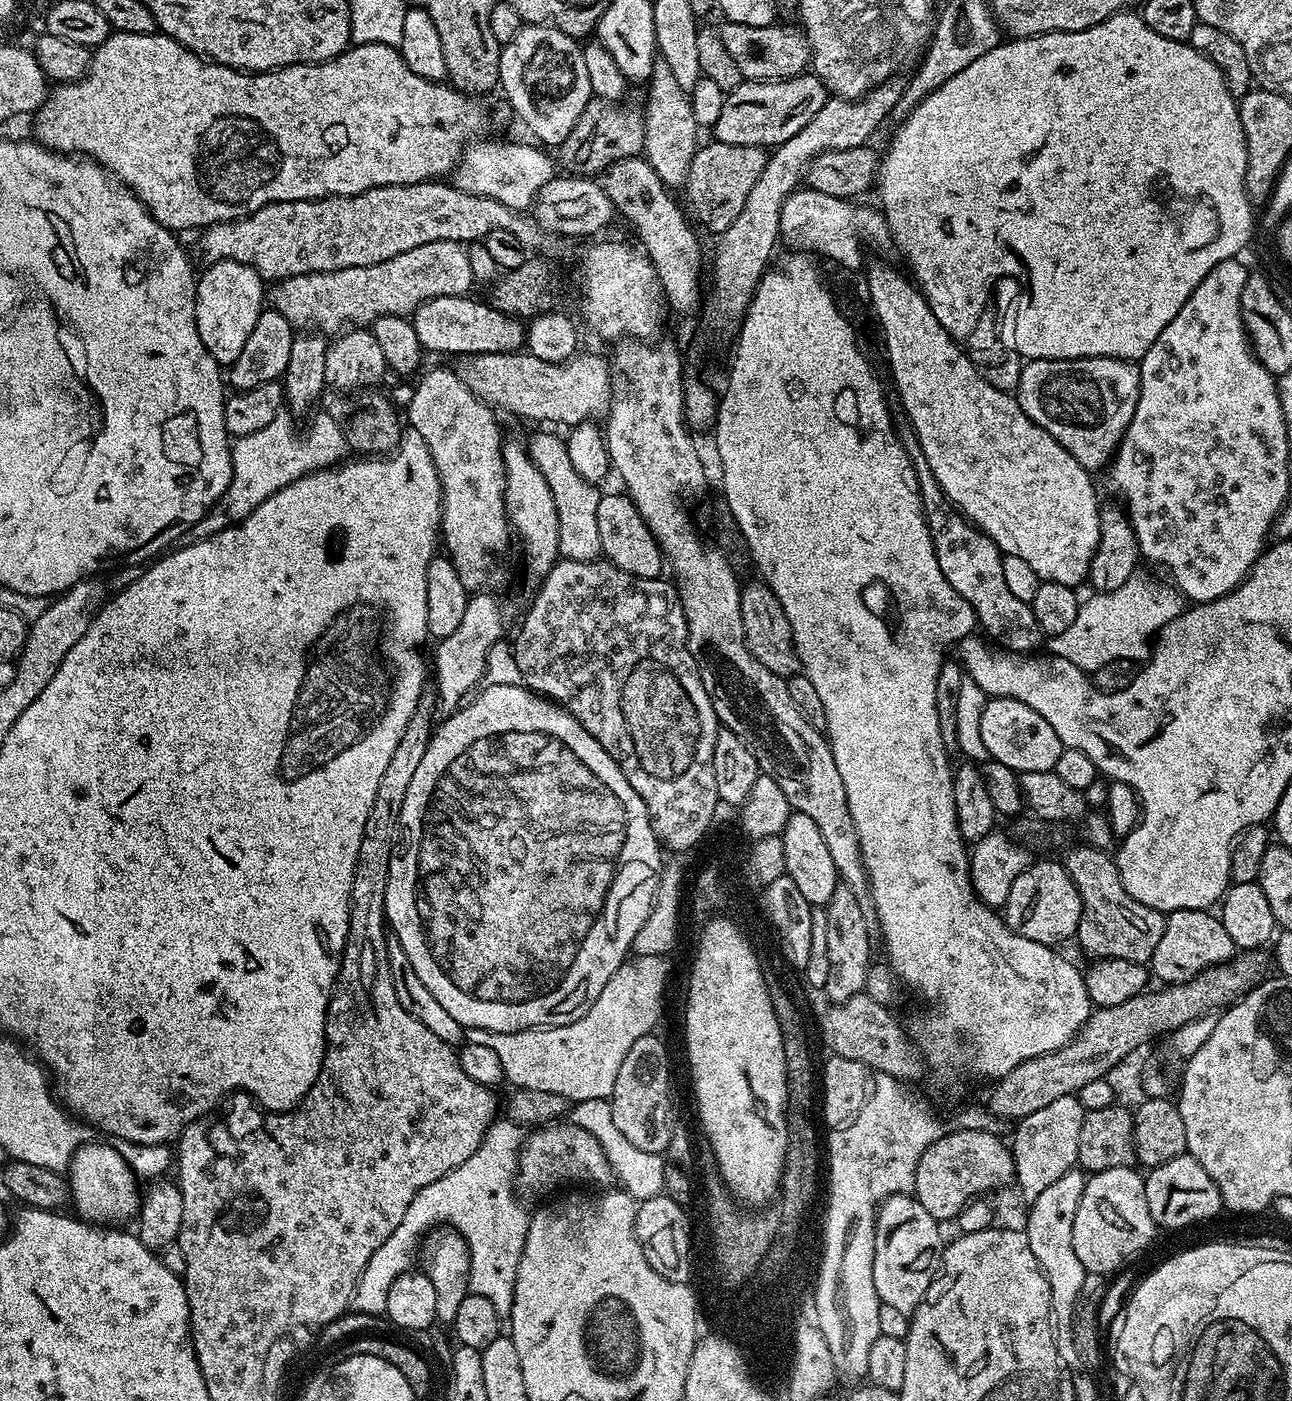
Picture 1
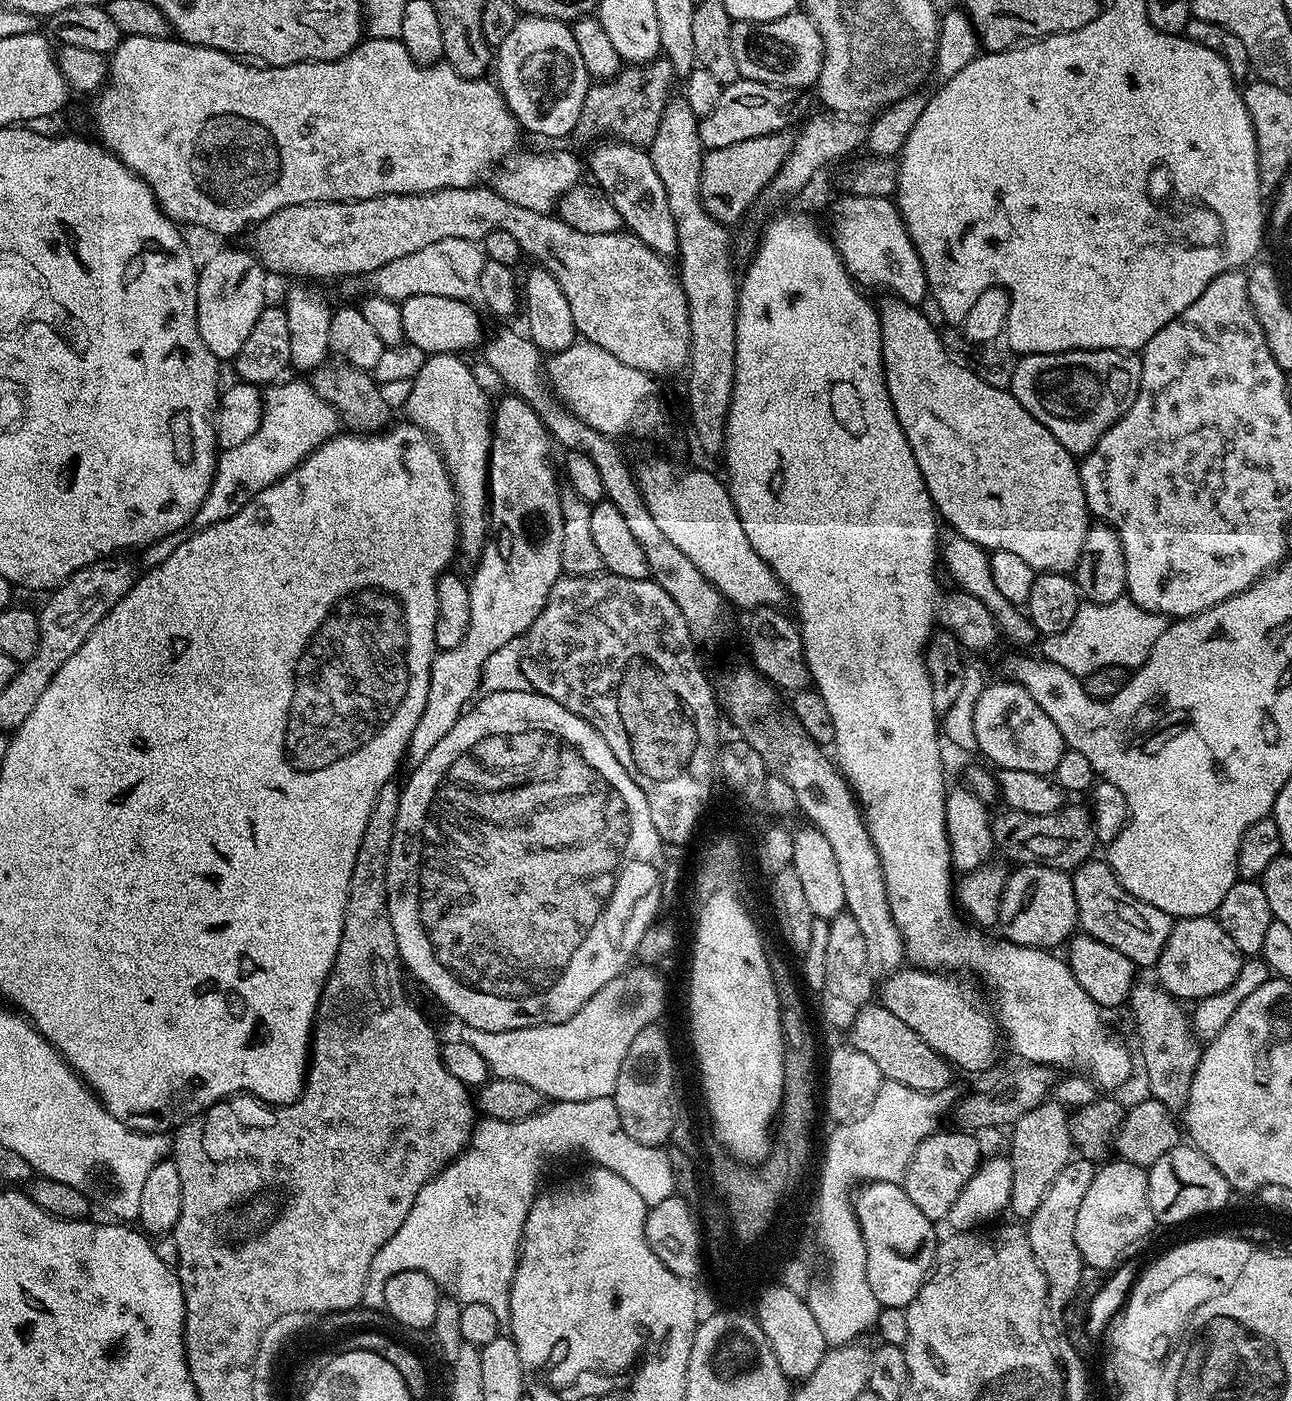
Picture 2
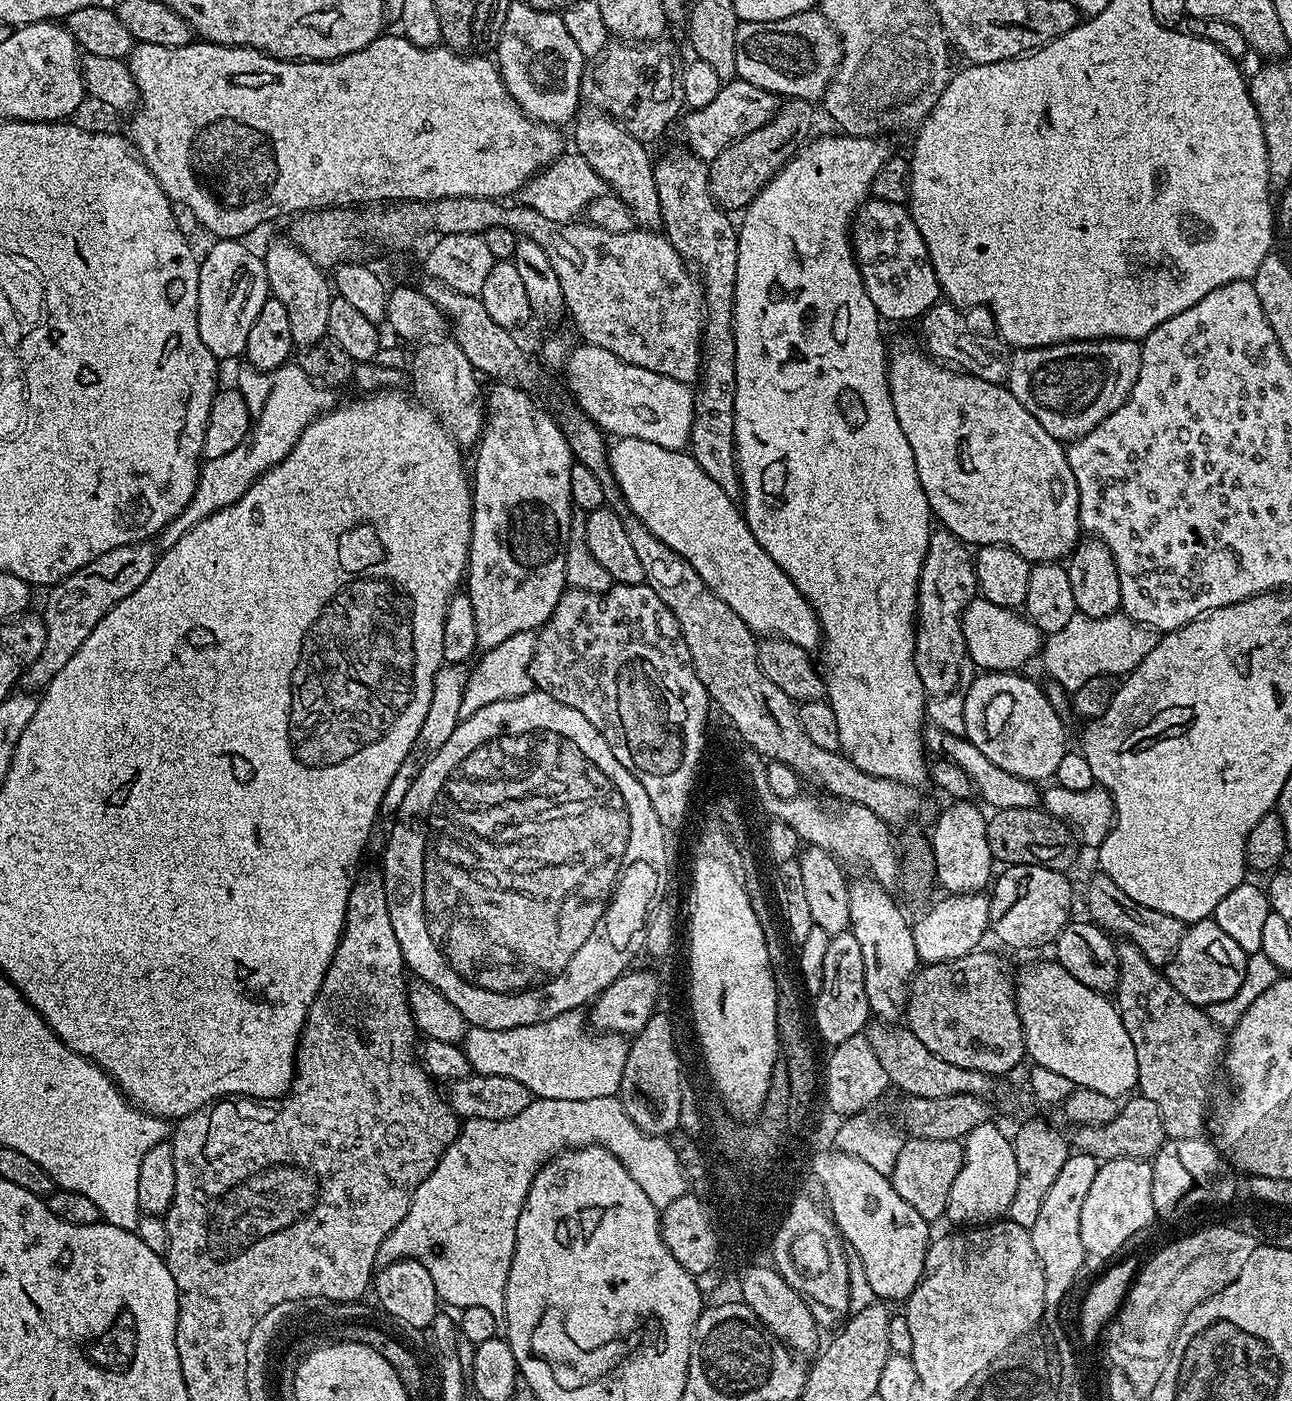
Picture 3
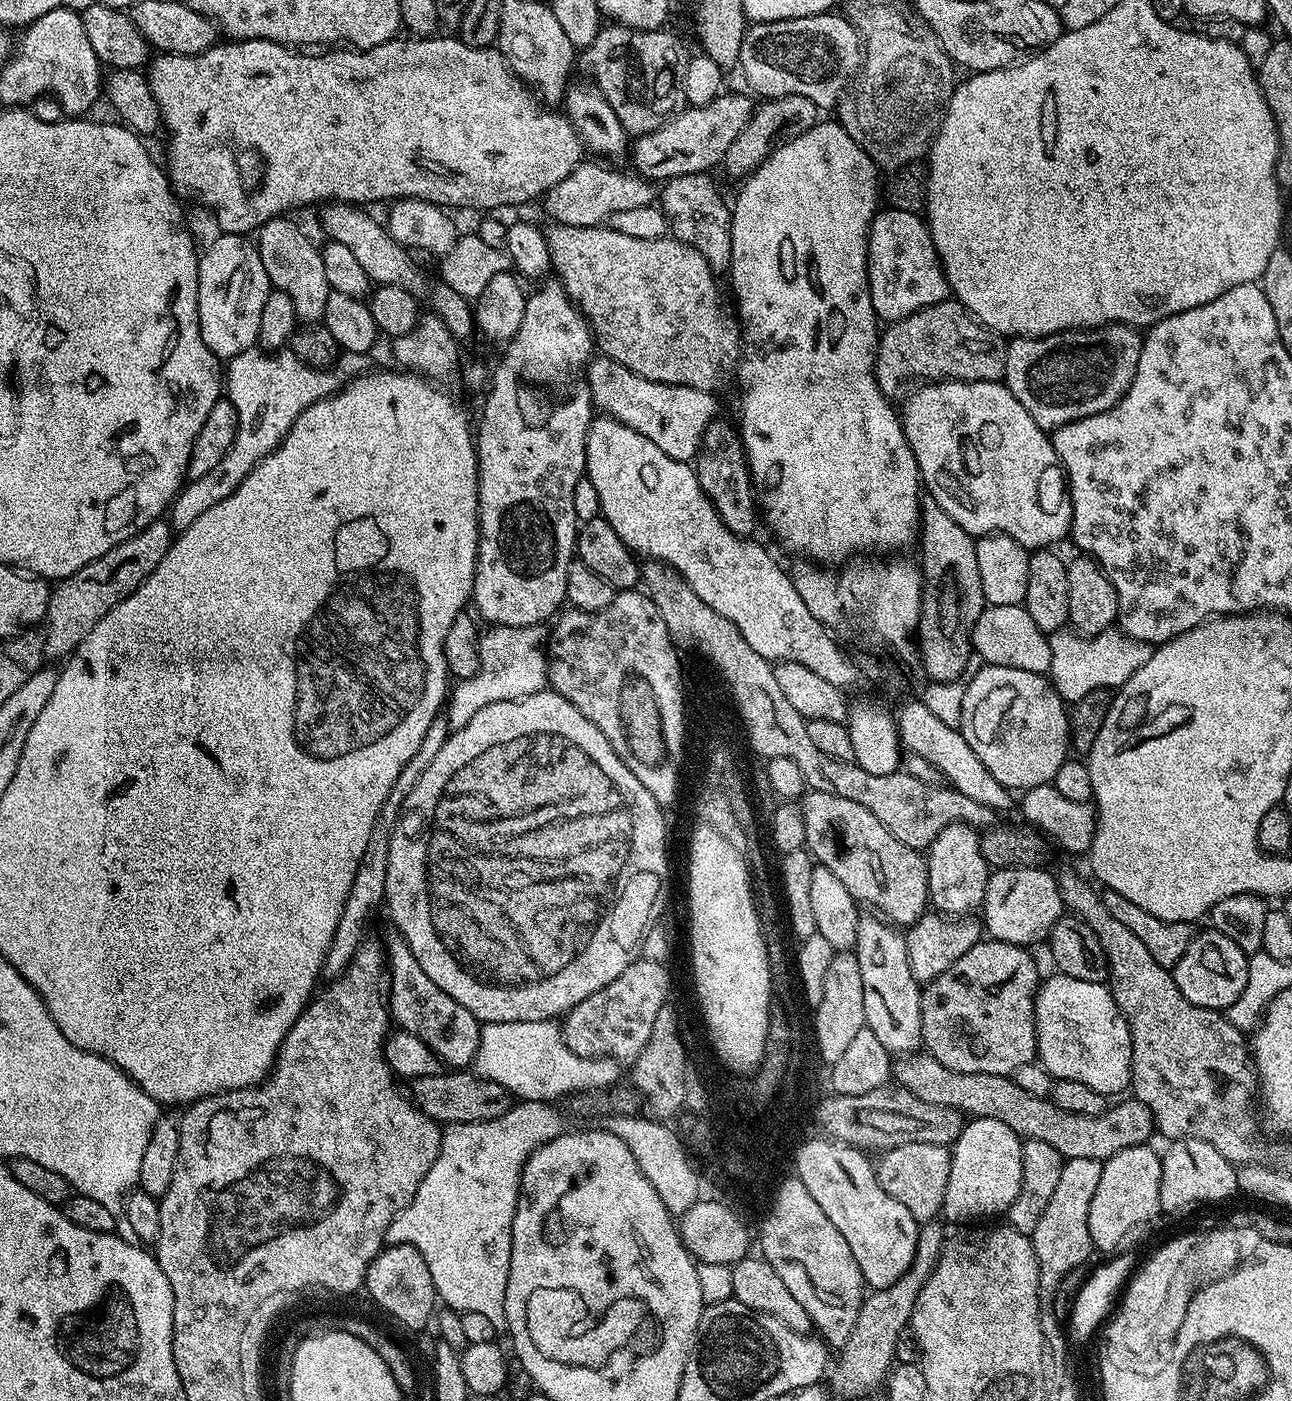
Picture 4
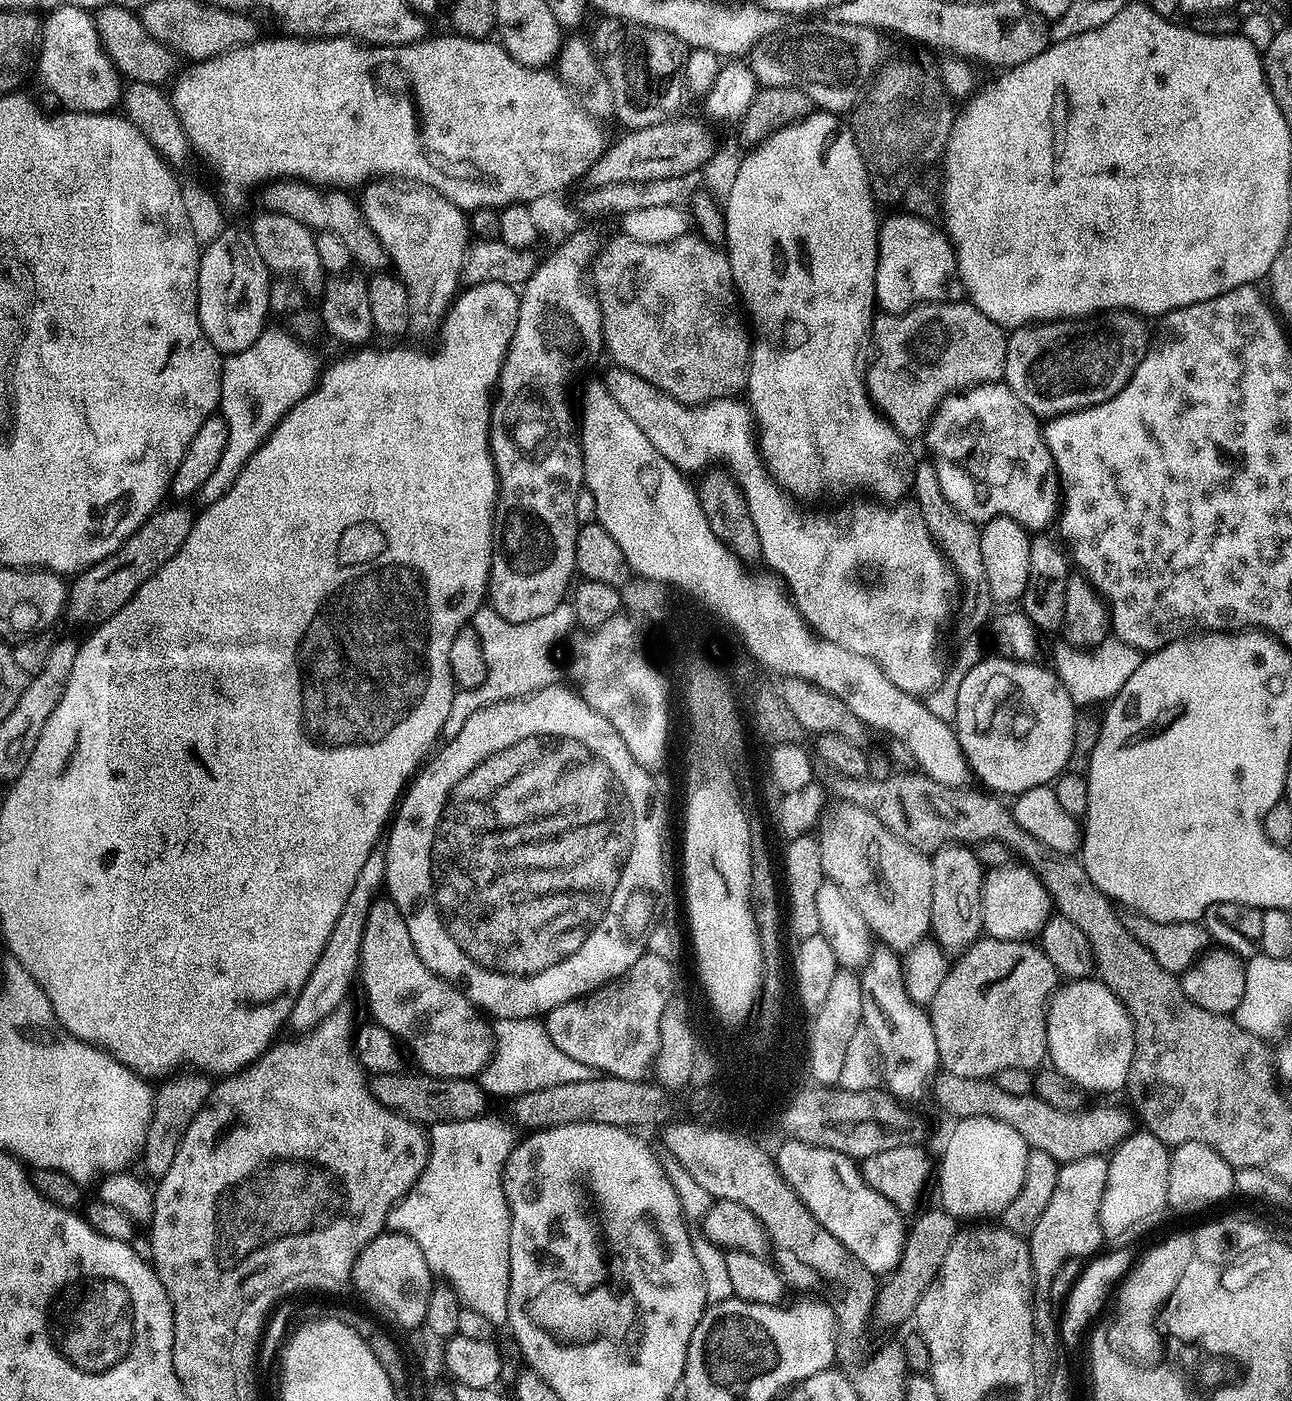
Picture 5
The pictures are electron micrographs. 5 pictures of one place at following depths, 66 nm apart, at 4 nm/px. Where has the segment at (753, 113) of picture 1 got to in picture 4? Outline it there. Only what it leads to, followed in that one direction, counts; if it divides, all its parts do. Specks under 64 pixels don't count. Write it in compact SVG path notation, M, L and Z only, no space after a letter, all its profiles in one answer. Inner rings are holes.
M732 92L729 96L721 94L708 104L677 111L662 127L631 141L631 167L644 179L653 182L673 180L676 176L694 172L708 172L715 164L717 167L723 161L730 142L734 142L734 138L738 138L738 134L742 134L744 127L752 121L754 103L753 97L748 96L740 92Z

